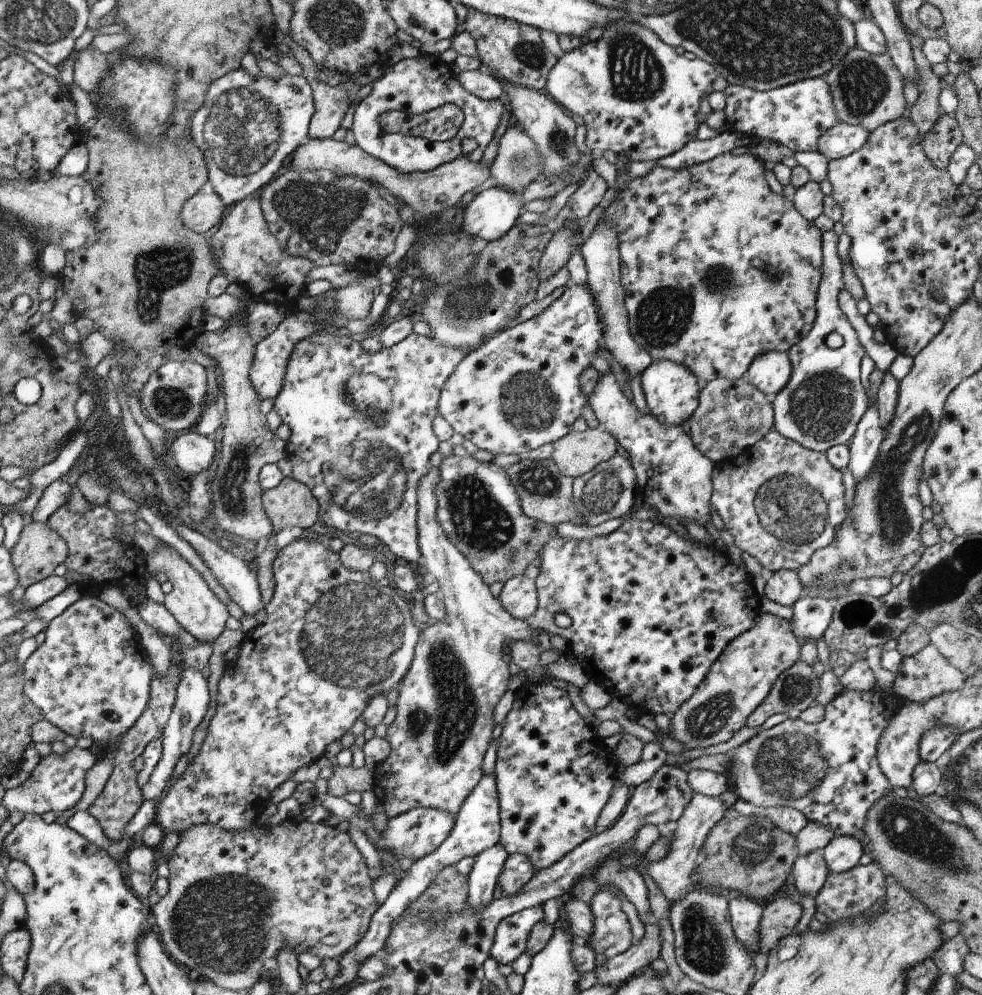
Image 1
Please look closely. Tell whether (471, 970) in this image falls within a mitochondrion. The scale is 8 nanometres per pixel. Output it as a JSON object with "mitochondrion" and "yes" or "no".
{"mitochondrion":"no"}

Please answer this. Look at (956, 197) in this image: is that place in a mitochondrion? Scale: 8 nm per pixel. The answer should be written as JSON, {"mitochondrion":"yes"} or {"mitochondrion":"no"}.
{"mitochondrion":"no"}

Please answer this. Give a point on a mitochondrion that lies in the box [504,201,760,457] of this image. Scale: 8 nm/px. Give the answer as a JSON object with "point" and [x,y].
{"point":[663,316]}

